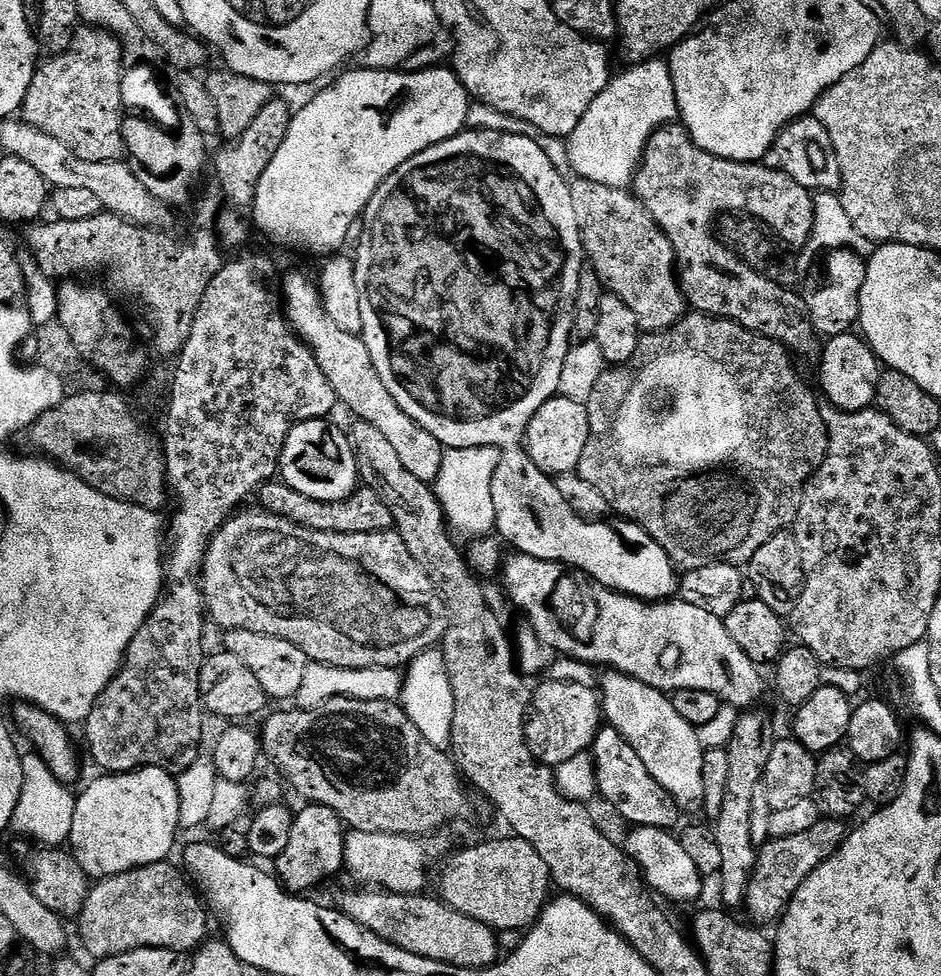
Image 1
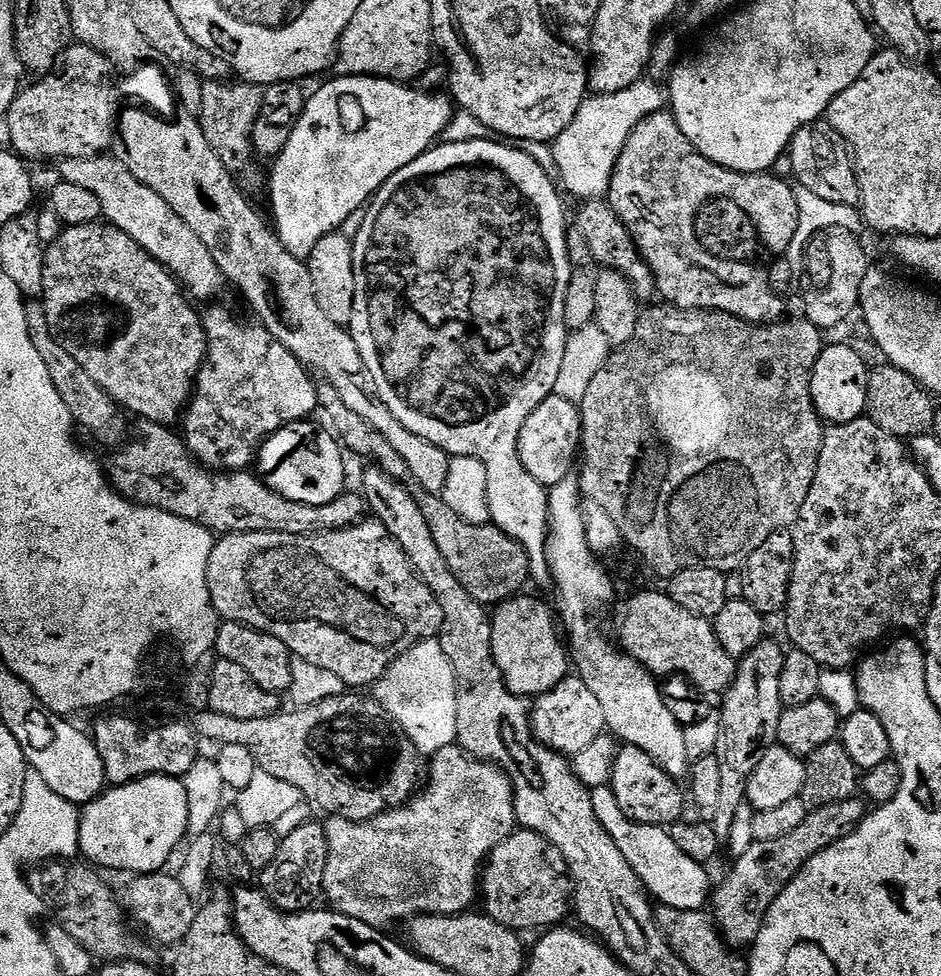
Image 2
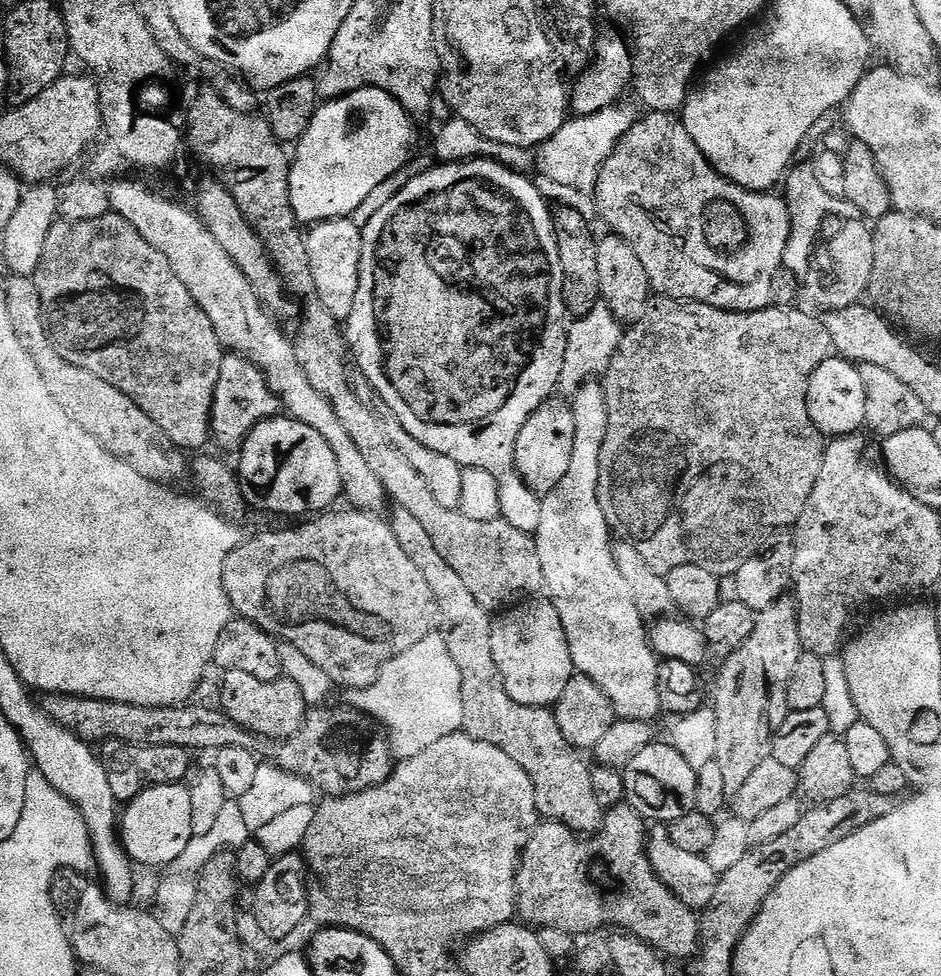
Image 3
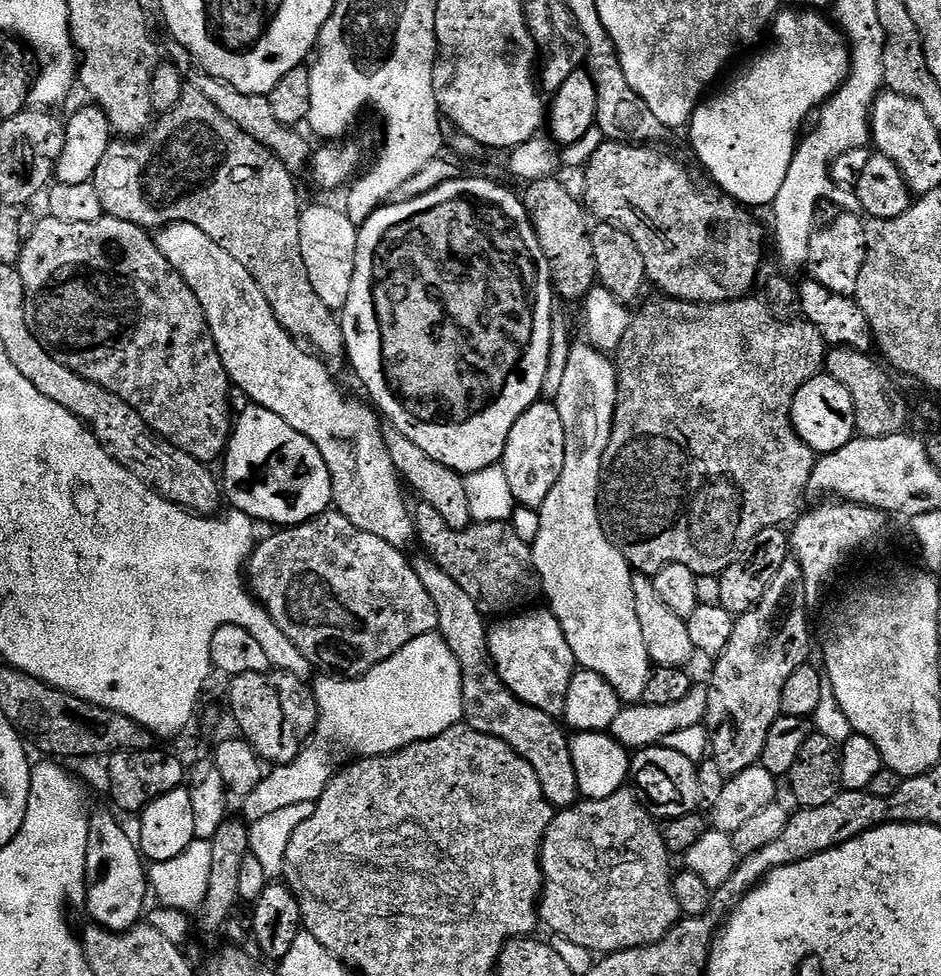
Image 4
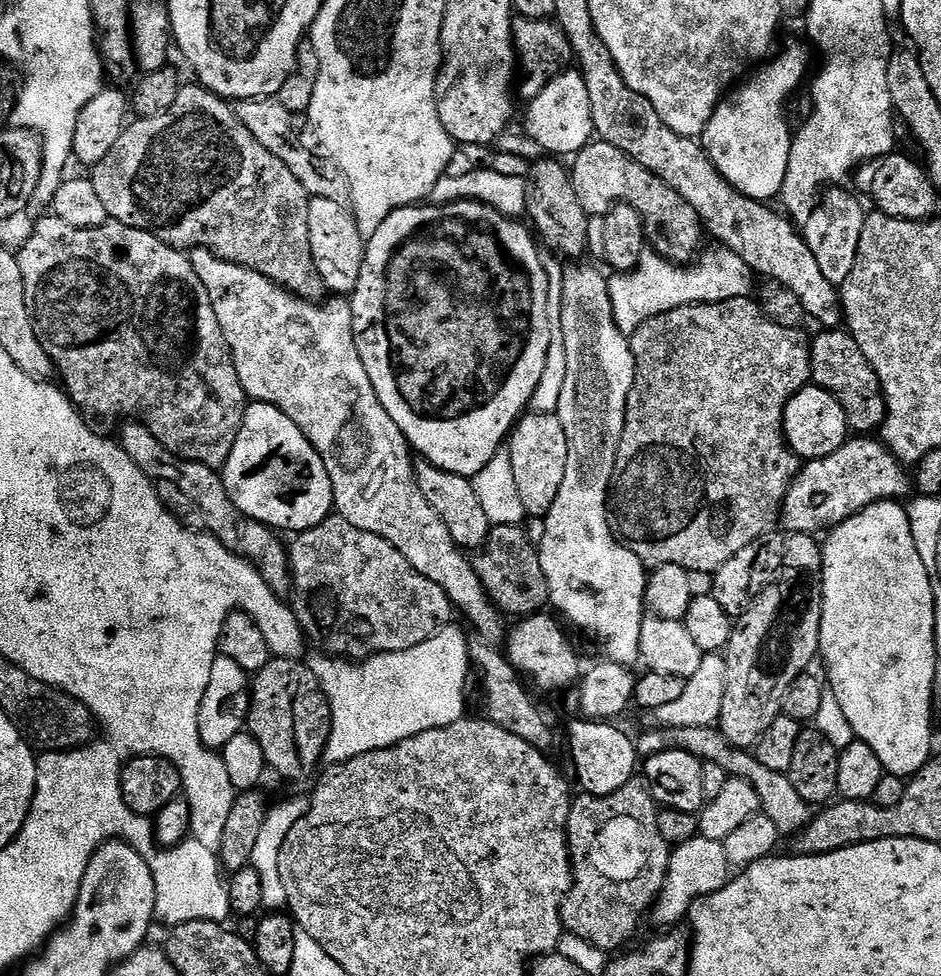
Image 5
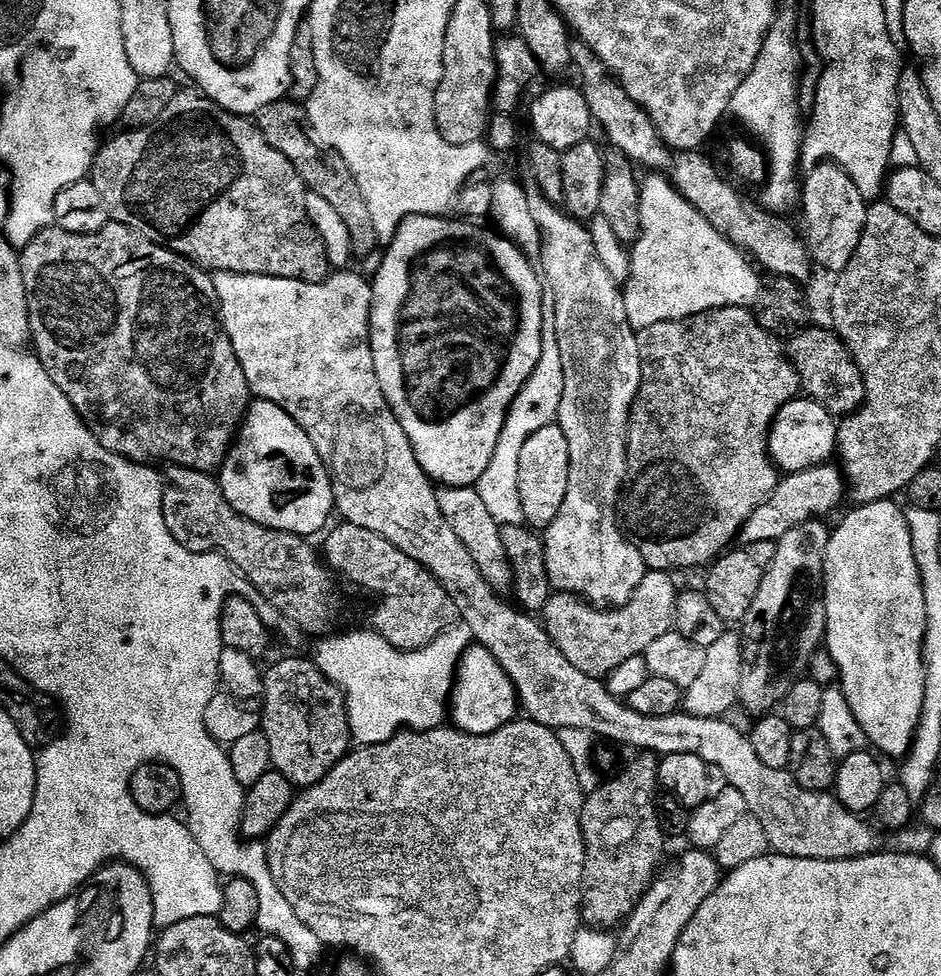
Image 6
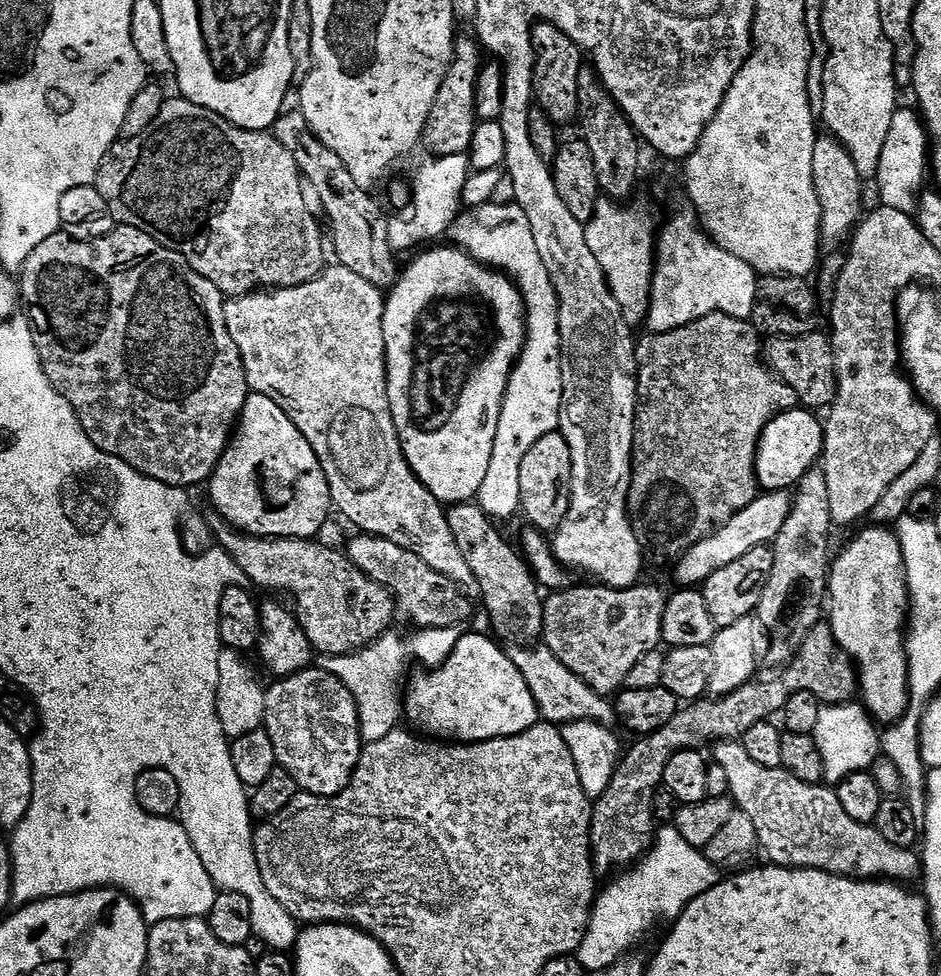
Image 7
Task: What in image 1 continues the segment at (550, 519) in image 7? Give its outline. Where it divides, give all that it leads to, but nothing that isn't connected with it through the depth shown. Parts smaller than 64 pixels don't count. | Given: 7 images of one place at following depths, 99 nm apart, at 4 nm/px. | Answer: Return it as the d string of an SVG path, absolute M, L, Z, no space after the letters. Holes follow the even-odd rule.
M557 394L544 403L542 410L538 410L534 418L530 418L523 447L534 462L534 466L538 466L538 470L557 478L577 471L588 437L590 437L590 418L587 417L586 404L579 404L574 402L574 398Z

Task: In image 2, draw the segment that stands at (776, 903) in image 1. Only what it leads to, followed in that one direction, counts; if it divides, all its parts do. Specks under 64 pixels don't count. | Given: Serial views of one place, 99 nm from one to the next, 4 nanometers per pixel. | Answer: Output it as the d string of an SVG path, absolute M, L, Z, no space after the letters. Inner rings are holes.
M863 799L830 802L830 806L811 809L808 817L791 834L774 838L770 842L756 840L754 846L746 850L746 854L735 857L733 864L736 865L729 870L728 877L717 888L715 885L714 895L710 900L716 926L728 947L744 950L755 944L770 906L778 898L778 894L786 890L786 886L796 877L798 870L802 870L802 866L806 866L806 862L814 858L814 854L849 836L864 821L865 815L866 804Z

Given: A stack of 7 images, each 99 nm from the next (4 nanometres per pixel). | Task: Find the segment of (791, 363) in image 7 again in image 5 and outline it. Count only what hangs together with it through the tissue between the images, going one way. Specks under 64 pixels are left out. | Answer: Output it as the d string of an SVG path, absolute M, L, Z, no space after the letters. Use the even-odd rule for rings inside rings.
M820 330L810 340L811 383L826 390L842 402L849 429L856 434L872 434L881 427L888 414L888 404L880 385L880 375L872 369L866 355L858 348L852 333L847 330Z

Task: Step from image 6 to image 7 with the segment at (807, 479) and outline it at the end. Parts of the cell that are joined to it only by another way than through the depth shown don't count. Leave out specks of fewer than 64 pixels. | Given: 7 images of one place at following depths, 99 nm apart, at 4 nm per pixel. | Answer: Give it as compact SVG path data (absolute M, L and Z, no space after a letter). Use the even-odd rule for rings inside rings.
M764 492L757 495L756 500L750 502L750 506L746 506L746 510L738 510L738 514L734 514L730 522L726 522L721 528L702 538L702 542L695 544L690 551L675 561L677 585L703 585L704 581L710 578L710 574L722 570L722 566L730 566L730 562L742 558L742 554L771 545L778 530L786 526L786 518L790 518L791 510L792 496L788 492Z

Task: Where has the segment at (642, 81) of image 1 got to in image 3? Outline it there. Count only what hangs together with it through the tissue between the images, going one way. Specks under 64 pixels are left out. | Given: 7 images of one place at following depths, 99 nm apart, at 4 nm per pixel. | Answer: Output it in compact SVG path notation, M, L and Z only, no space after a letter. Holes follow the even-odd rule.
M625 106L607 108L593 116L576 116L564 121L564 124L544 144L535 149L535 167L552 184L560 188L573 188L576 192L595 193L598 174L616 149L616 144L636 123L637 113Z

